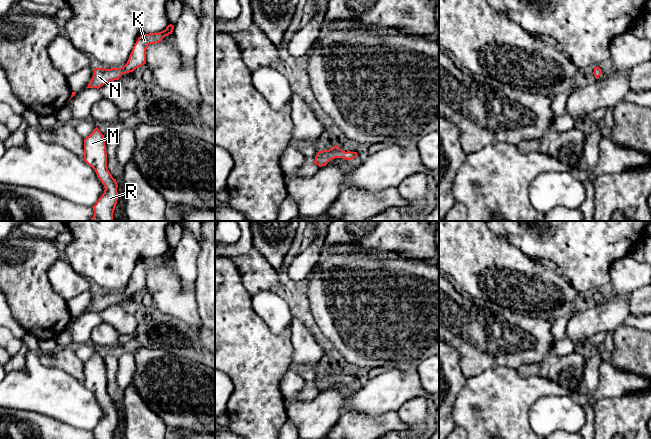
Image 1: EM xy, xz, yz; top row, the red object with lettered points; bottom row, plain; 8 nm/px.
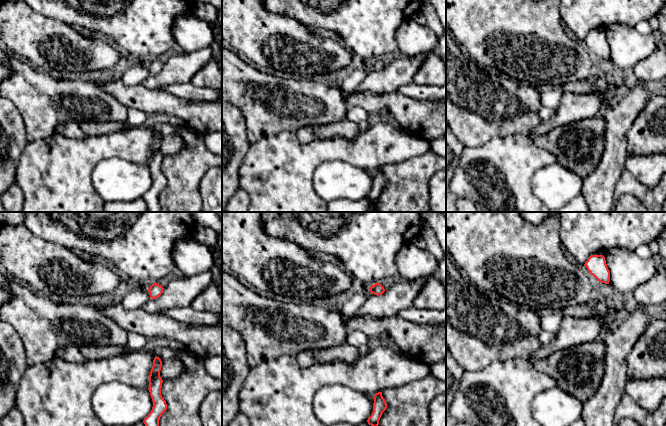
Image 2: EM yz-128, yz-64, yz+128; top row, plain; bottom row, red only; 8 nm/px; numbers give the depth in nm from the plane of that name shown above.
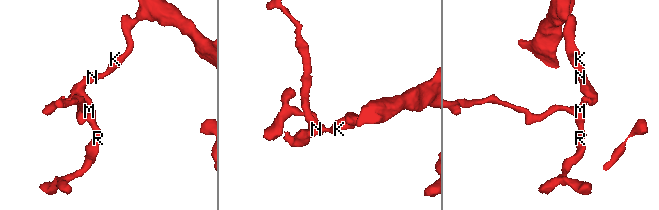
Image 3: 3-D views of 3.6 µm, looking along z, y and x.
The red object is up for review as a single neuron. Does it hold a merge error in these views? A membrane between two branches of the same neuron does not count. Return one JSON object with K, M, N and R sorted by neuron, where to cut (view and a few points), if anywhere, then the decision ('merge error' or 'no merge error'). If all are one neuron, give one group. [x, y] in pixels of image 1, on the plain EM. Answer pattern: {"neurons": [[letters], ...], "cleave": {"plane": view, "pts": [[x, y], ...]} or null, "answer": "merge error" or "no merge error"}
{"neurons": [["K", "M", "N", "R"]], "cleave": null, "answer": "no merge error"}

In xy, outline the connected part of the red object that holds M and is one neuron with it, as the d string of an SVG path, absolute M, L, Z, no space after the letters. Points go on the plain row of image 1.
M97 351L84 363L83 383L95 394L105 412L102 420L92 431L94 439L113 439L118 424L118 409L108 394L104 359Z

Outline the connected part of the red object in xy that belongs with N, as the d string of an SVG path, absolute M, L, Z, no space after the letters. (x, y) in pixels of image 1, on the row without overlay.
M168 249L165 254L158 257L149 257L138 262L133 270L132 276L127 287L121 292L95 292L93 301L87 312L99 313L102 309L119 304L126 297L133 296L136 292L141 291L146 287L146 273L150 268L159 267L165 260L172 258L174 250Z

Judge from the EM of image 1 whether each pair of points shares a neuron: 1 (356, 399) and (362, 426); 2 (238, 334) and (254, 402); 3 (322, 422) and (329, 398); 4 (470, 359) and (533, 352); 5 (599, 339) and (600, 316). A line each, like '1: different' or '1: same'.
1: different
2: same
3: same
4: same
5: different

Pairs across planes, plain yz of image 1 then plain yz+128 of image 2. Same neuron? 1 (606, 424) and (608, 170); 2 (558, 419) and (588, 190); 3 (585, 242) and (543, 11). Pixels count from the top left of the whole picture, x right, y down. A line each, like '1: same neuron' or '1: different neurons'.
1: different neurons
2: different neurons
3: different neurons

